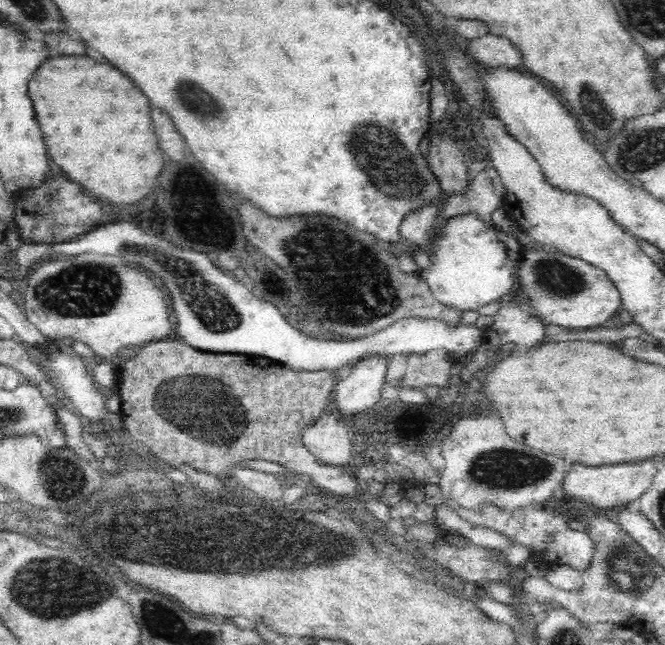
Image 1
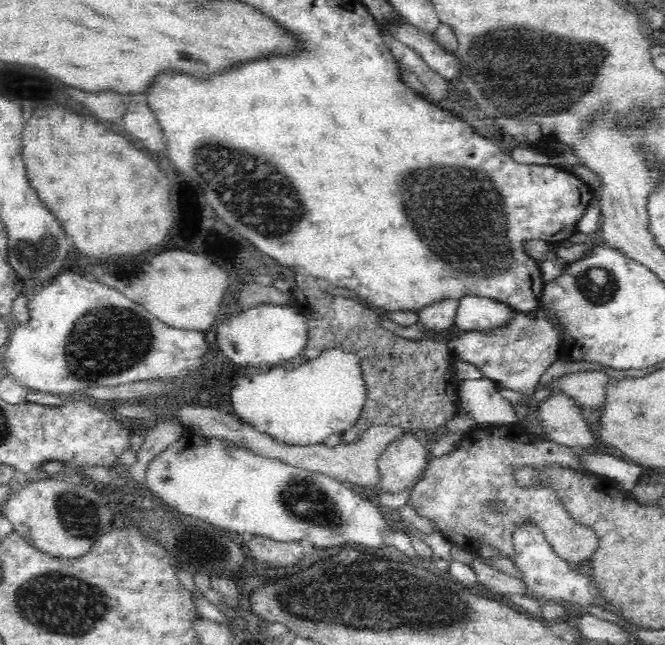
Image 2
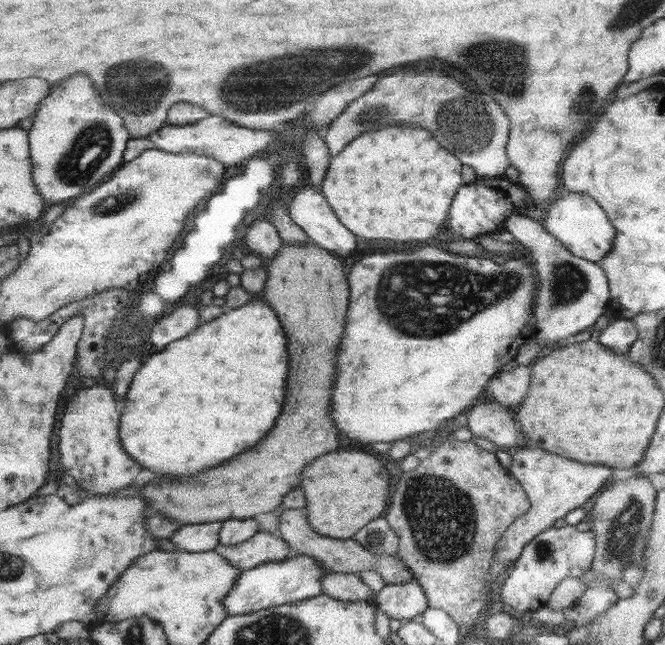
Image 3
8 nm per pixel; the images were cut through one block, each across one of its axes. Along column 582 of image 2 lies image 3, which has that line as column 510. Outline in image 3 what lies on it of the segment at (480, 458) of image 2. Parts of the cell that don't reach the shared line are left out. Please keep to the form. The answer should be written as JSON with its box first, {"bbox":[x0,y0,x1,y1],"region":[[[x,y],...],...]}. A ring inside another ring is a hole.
{"bbox":[490,447,613,584],"region":[[[539,447],[517,448],[511,451],[512,465],[509,472],[527,494],[530,509],[526,514],[516,519],[498,540],[495,555],[491,562],[490,582],[496,584],[500,574],[503,574],[520,555],[527,542],[538,536],[543,530],[553,526],[560,518],[574,509],[584,508],[585,504],[600,492],[606,482],[613,476],[610,467],[601,465],[586,465],[572,459],[566,459],[542,450]]]}

